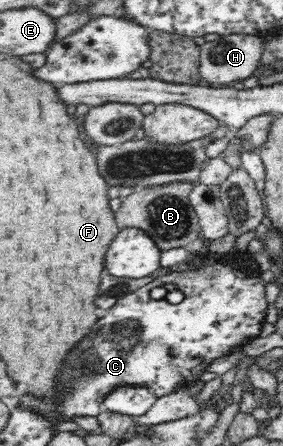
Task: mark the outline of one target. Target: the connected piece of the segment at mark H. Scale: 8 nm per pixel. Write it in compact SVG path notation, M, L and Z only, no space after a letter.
M231 34L218 40L207 41L200 45L201 55L198 72L203 81L211 85L231 85L233 81L244 80L257 73L257 63L264 51L260 36L247 34Z

